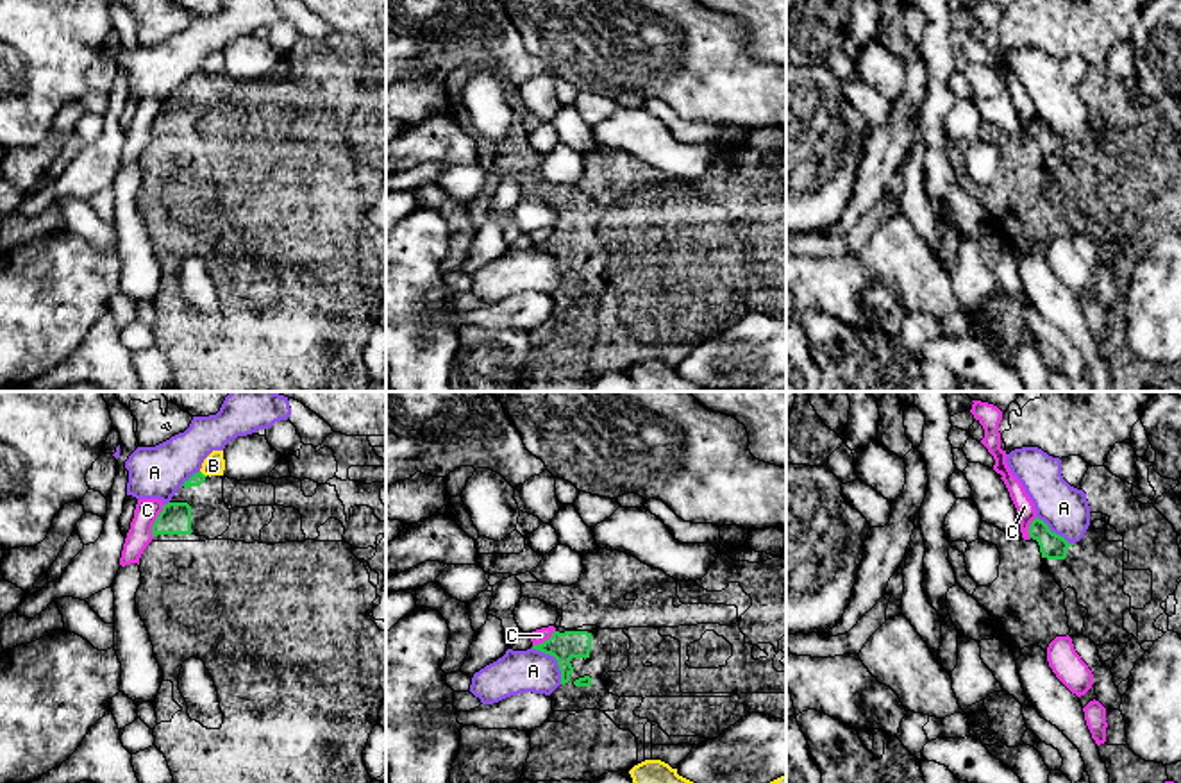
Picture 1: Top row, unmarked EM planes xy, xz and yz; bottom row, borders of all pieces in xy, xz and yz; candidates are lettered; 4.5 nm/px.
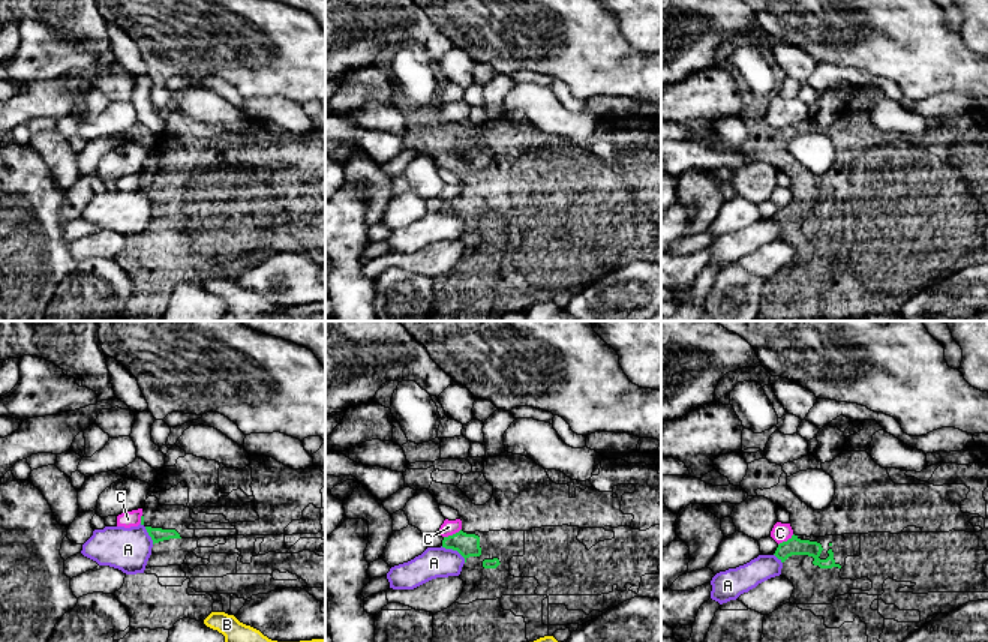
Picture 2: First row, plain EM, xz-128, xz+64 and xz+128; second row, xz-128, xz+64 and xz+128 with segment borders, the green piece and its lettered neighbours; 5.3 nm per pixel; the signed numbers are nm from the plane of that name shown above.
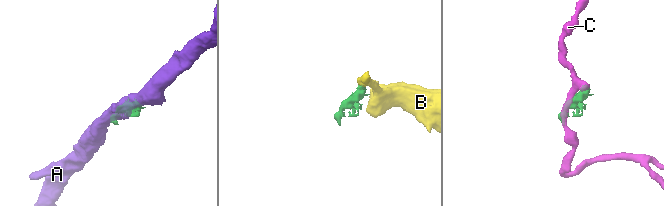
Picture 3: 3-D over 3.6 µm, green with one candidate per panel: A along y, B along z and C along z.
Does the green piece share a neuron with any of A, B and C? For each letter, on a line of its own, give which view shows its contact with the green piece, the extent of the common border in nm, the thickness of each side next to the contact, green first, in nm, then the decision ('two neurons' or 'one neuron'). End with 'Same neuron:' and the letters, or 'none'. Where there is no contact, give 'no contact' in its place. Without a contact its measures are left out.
A: contact in xz; length 220 nm; calibres 130 and 190 nm; two neurons
B: contact in xy; length 40 nm; calibres 60 and 100 nm; two neurons
C: contact in xy; length 160 nm; calibres 140 and 110 nm; two neurons
Same neuron: none

